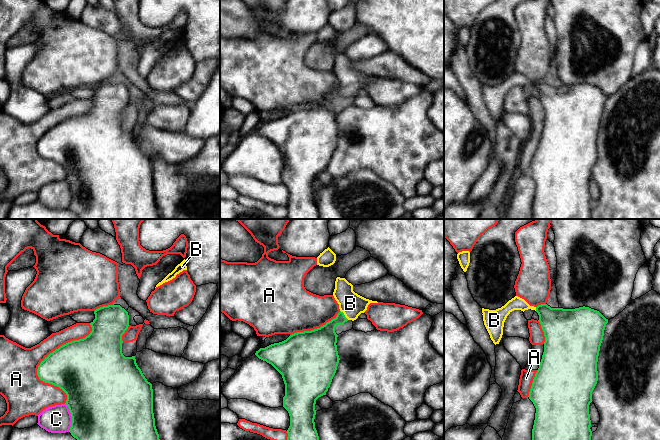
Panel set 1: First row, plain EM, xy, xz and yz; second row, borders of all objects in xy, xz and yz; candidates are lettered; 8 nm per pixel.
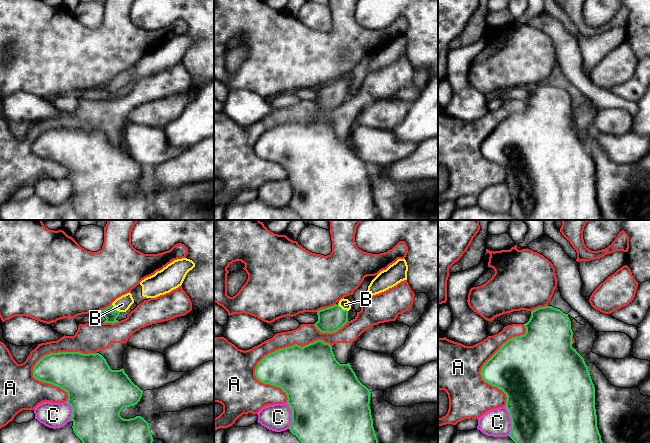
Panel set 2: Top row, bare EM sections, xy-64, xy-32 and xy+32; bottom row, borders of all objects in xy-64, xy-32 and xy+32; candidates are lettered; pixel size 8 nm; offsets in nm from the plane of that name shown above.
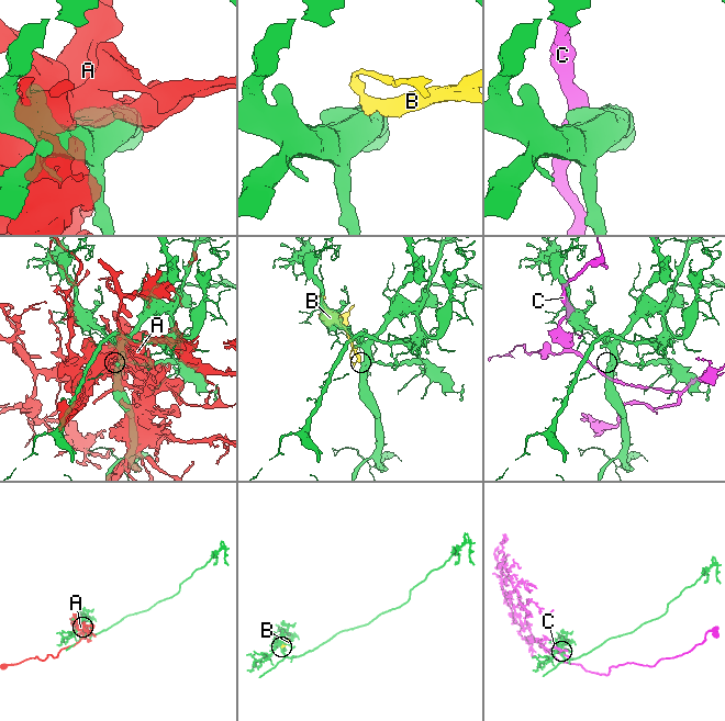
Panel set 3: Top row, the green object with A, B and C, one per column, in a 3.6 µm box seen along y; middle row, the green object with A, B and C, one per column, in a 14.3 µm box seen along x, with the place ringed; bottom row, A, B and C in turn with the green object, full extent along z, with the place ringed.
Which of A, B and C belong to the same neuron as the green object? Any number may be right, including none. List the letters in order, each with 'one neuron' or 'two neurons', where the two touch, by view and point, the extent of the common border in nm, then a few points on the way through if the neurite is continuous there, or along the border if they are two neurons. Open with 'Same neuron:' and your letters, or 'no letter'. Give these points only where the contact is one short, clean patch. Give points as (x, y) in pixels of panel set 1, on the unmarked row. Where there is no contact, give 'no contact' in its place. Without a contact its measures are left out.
Same neuron: B
A: two neurons; contact xy (44, 135); length 700 nm
B: one neuron; contact xz (344, 91); length 100 nm; way xz (324, 115), (328, 105), (344, 91), (350, 85), (350, 79)
C: two neurons; contact xy (71, 192); length 240 nm

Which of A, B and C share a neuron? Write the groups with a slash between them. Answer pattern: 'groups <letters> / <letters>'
groups A / B / C

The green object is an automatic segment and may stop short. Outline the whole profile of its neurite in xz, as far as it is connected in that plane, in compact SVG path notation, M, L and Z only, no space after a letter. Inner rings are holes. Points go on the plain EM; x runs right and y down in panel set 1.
M340 53L336 54L333 72L340 85L334 95L320 104L294 109L286 116L260 124L255 129L259 135L271 140L282 151L285 160L283 183L290 192L287 219L319 219L314 198L316 176L326 171L340 136L336 121L338 111L335 104L348 96L356 96L361 89L367 86L370 79L378 79L355 69L353 61Z

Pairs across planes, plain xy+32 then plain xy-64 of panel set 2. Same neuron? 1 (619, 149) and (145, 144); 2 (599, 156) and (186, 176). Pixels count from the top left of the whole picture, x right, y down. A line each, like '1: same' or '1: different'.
1: same
2: different

